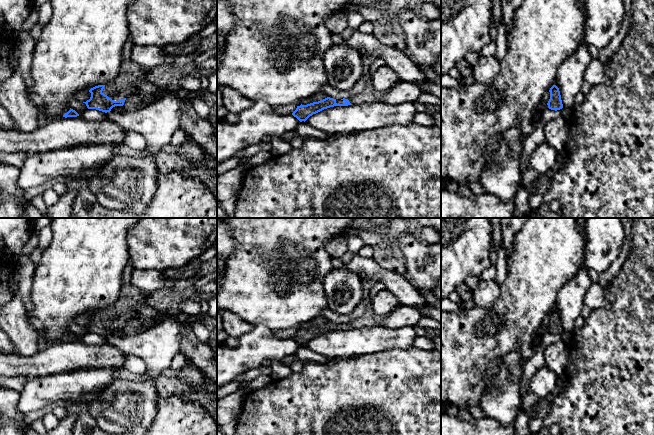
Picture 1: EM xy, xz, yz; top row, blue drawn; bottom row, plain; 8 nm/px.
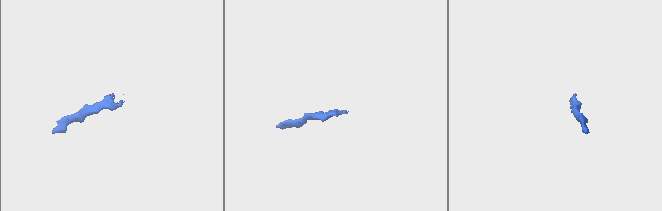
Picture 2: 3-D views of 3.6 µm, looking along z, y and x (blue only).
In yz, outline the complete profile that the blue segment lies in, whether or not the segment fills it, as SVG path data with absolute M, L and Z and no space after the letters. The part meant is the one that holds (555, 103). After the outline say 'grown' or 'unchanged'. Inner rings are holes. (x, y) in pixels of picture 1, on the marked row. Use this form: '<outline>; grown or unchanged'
M553 85L550 88L549 92L550 92L550 99L547 103L548 108L555 111L562 109L563 104L562 104L559 88L556 85Z; unchanged

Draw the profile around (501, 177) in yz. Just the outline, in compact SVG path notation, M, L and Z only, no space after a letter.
M517 127L507 129L501 144L482 170L479 183L485 192L497 196L502 202L514 199L521 183L520 156L524 139Z

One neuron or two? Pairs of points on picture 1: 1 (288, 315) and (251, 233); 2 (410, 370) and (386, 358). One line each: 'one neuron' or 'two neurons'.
1: one neuron
2: one neuron

